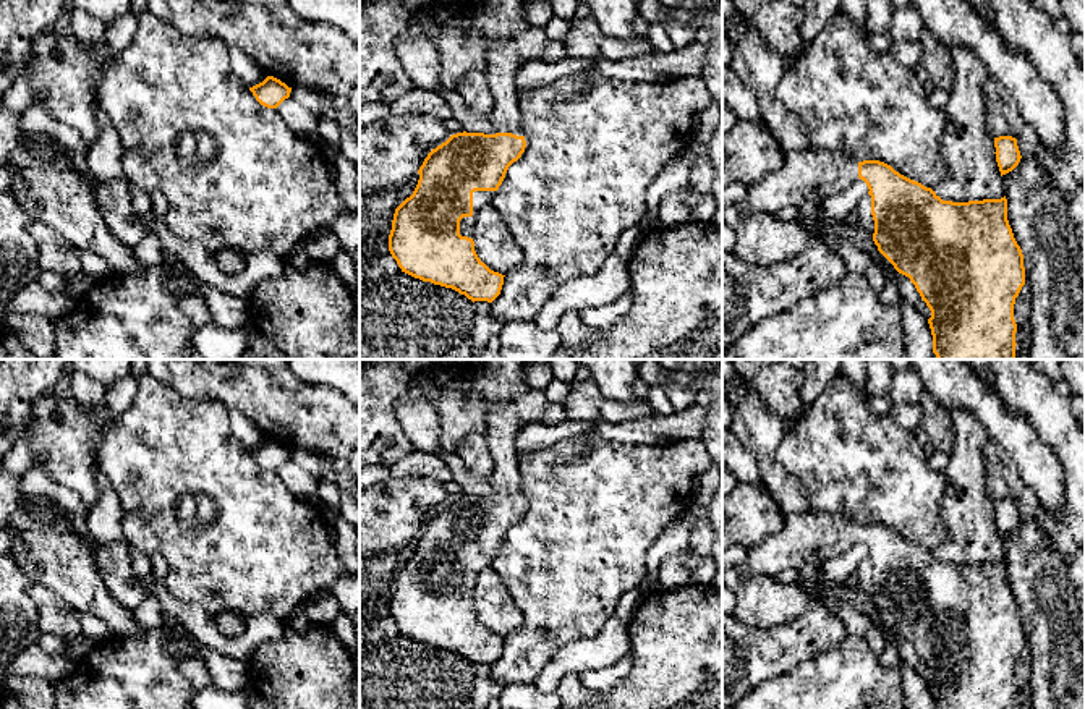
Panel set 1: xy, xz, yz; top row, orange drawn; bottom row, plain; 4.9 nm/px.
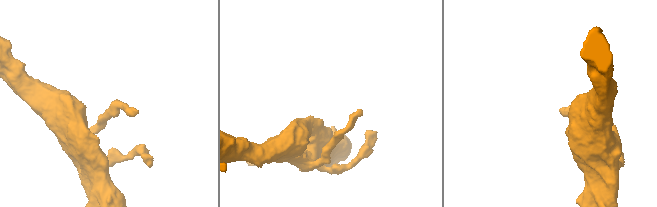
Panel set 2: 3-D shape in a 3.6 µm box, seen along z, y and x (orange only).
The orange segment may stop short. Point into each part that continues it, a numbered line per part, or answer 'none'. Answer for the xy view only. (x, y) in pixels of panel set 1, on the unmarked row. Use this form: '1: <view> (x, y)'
none

